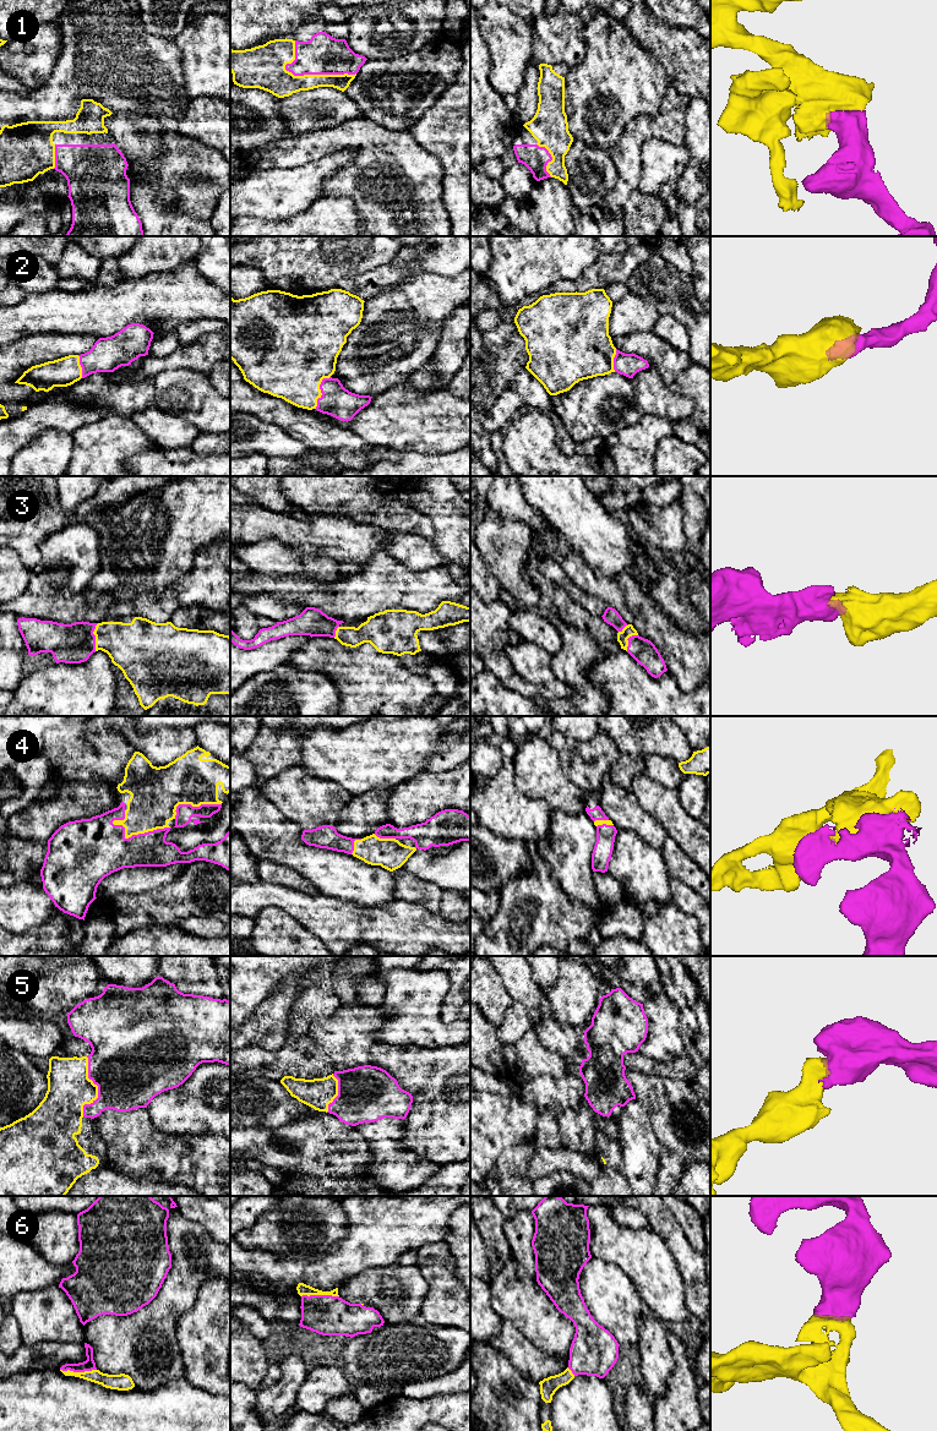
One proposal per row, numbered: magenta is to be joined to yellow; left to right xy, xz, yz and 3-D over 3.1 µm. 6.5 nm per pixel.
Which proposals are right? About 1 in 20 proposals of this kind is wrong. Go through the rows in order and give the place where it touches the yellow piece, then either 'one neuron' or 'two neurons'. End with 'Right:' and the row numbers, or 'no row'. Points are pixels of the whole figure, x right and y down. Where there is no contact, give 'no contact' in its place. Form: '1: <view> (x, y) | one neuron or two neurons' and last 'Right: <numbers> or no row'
1: xz (319, 75) | one neuron
2: xz (320, 391) | one neuron
3: xy (96, 637) | one neuron
4: xy (137, 834) | one neuron
5: xy (97, 1088) | one neuron
6: xz (320, 1294) | one neuron
Right: 1, 2, 3, 4, 5, 6

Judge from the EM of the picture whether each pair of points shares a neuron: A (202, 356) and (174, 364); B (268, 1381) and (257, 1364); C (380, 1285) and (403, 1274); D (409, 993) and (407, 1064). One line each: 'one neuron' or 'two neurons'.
A: one neuron
B: two neurons
C: one neuron
D: two neurons

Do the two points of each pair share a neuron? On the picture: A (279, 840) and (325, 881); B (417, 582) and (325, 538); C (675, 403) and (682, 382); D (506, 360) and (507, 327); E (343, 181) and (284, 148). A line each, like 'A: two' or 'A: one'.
A: one
B: two
C: two
D: one
E: one

